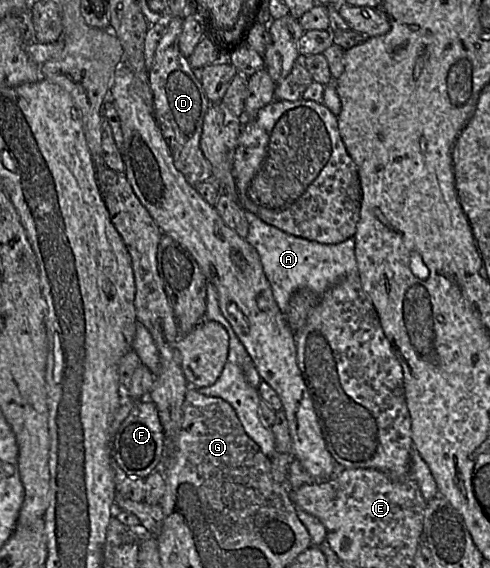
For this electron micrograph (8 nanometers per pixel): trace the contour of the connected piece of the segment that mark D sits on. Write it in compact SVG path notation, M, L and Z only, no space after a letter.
M168 17L166 19L166 32L160 39L155 50L154 62L152 68L149 70L149 82L153 94L153 115L168 144L173 164L183 174L186 181L191 186L195 186L200 182L212 180L210 163L200 148L204 117L212 103L207 98L201 82L194 76L188 58L179 49L179 37L182 32L182 25L183 17Z

